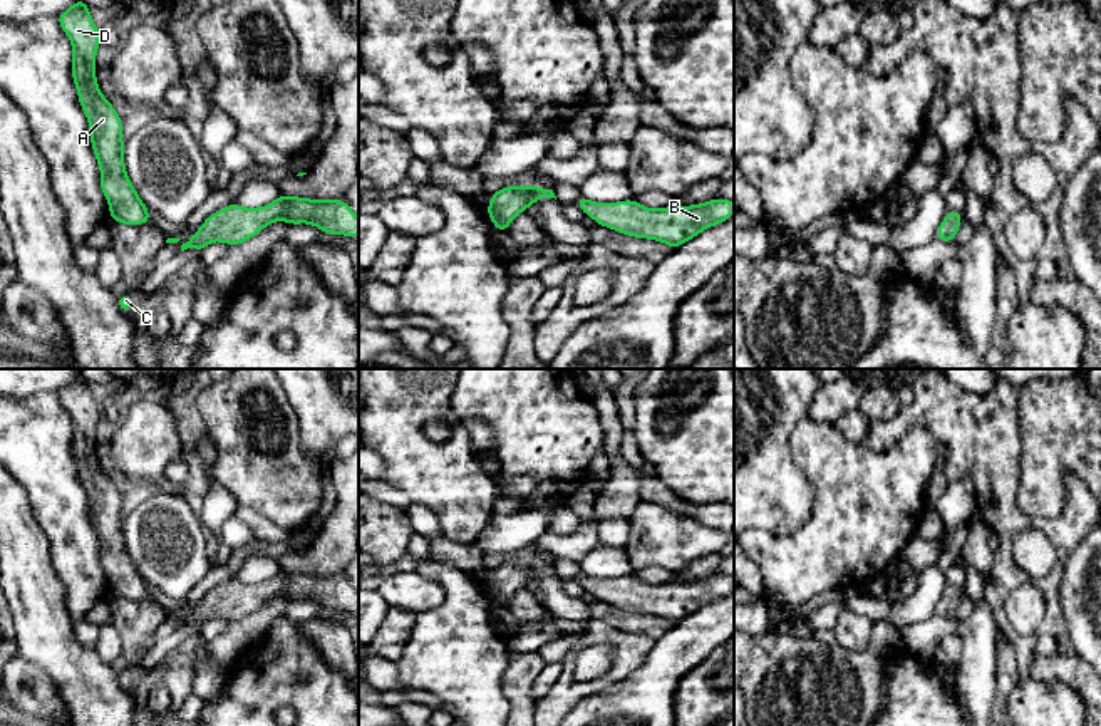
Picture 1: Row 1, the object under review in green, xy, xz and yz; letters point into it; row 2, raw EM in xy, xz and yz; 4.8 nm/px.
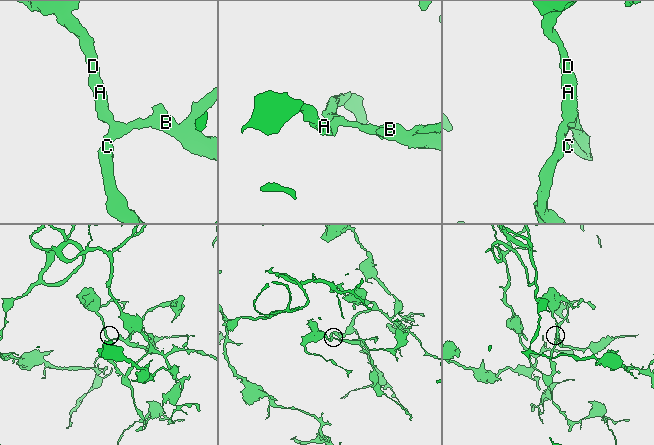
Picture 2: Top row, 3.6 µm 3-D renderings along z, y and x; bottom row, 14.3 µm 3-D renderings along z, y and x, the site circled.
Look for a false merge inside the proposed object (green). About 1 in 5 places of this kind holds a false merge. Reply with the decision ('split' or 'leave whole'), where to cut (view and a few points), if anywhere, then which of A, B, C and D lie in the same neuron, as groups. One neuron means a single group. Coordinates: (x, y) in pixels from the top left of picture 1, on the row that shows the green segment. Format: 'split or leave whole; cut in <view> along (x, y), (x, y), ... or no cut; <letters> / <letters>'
leave whole; no cut; A B C D

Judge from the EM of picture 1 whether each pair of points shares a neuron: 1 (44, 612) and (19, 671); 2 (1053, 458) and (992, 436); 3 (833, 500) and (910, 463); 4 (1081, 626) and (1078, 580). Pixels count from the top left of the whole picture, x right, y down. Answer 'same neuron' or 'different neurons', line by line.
1: different neurons
2: different neurons
3: same neuron
4: same neuron

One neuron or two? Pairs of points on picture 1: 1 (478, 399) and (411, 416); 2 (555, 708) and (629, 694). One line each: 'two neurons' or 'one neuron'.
1: two neurons
2: two neurons

